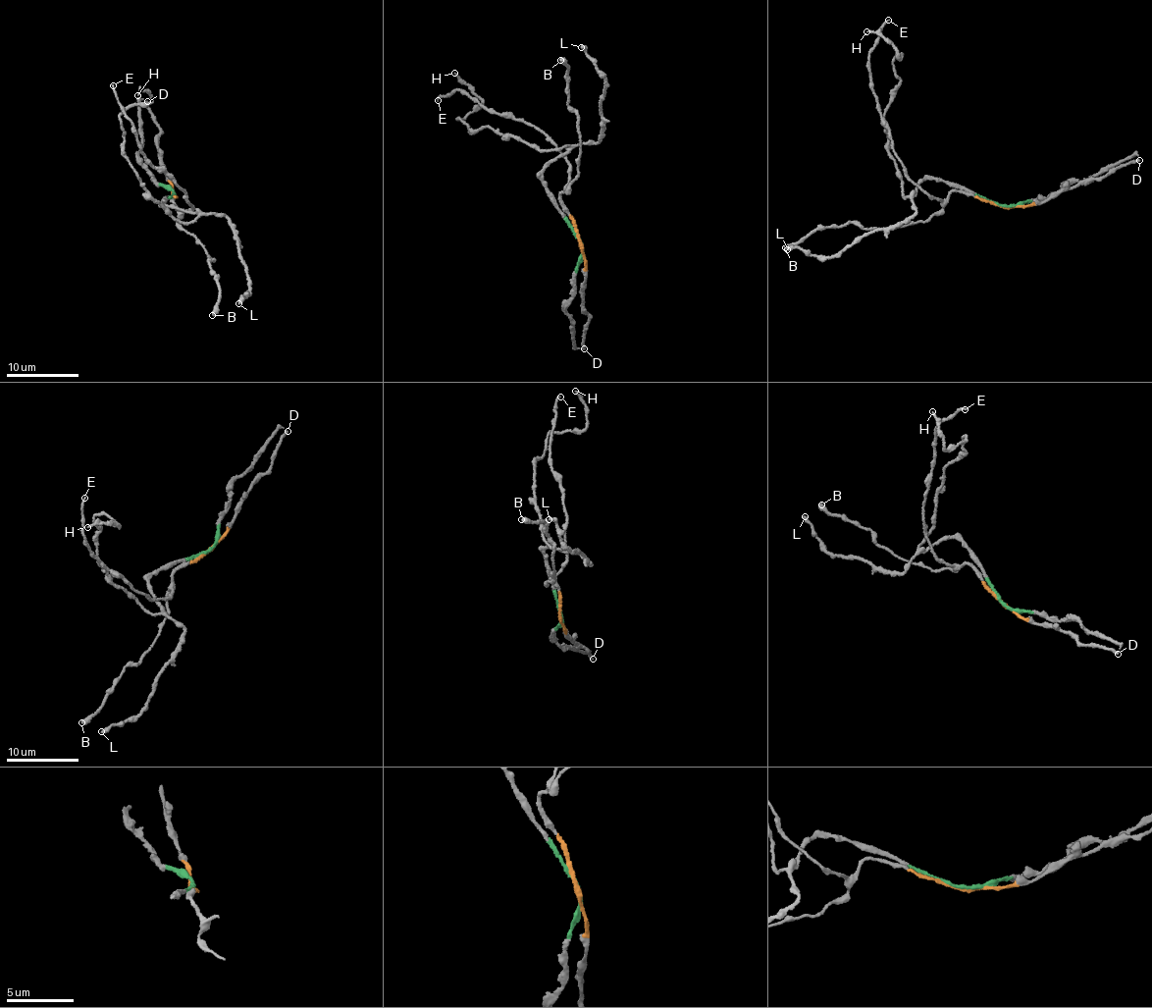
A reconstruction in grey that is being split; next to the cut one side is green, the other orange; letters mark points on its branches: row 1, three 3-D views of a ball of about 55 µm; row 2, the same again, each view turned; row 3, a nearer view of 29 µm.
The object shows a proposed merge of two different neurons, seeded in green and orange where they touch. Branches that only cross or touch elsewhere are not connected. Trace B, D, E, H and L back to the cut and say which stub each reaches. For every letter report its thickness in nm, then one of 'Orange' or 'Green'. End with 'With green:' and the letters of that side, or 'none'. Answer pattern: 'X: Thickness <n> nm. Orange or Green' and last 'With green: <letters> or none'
B: Thickness 480 nm. Orange
D: Thickness 240 nm. Orange
E: Thickness 170 nm. Orange
H: Thickness 180 nm. Green
L: Thickness 320 nm. Green
With green: H, L

